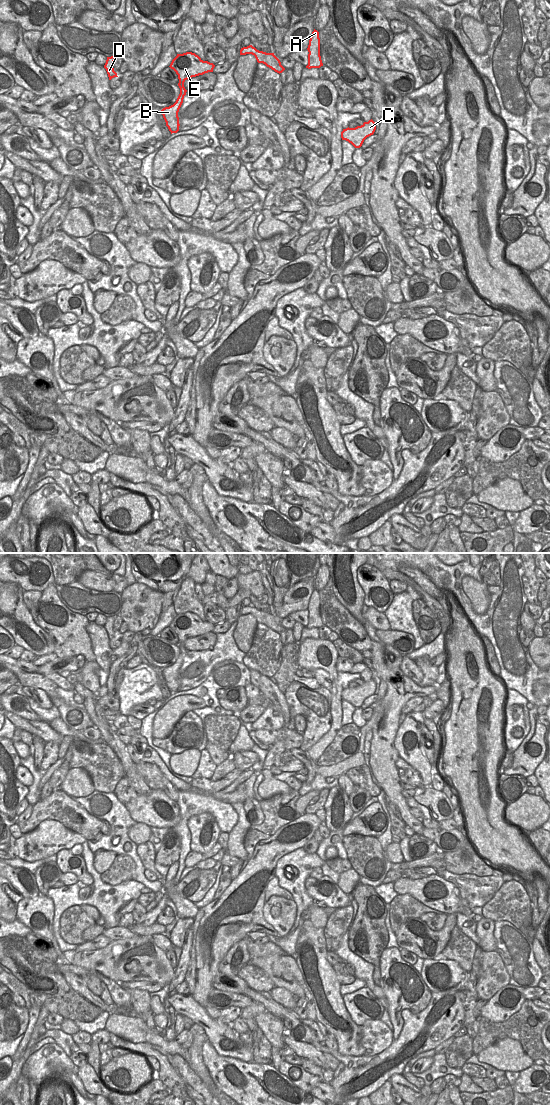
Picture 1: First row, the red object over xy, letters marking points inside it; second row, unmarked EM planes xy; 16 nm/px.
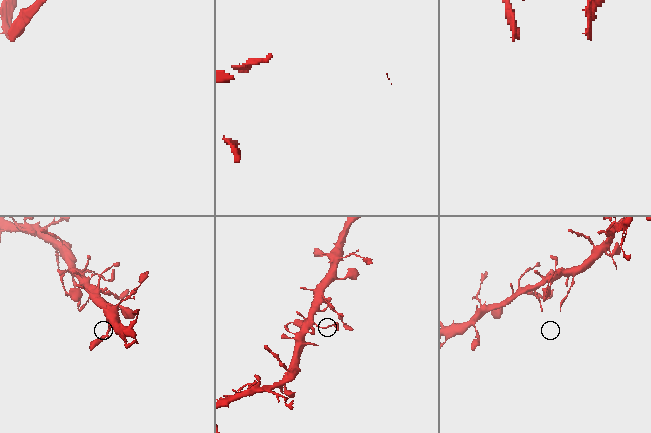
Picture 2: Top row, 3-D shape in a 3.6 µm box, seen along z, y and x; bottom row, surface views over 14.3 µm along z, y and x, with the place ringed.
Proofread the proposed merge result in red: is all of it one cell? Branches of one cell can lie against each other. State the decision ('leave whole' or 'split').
leave whole

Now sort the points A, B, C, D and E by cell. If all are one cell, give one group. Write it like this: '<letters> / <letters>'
A B C D E

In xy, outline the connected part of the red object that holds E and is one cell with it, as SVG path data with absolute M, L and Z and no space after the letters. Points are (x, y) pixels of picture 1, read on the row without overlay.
M186 612L183 614L177 614L177 616L172 620L169 627L173 629L178 635L178 646L180 648L180 654L176 662L173 665L165 667L161 670L163 678L166 682L166 686L172 694L179 691L180 684L178 672L187 652L184 647L184 642L188 638L203 635L208 632L213 632L215 625L208 621L203 621L195 613Z

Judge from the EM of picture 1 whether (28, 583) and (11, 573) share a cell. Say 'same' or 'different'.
same

